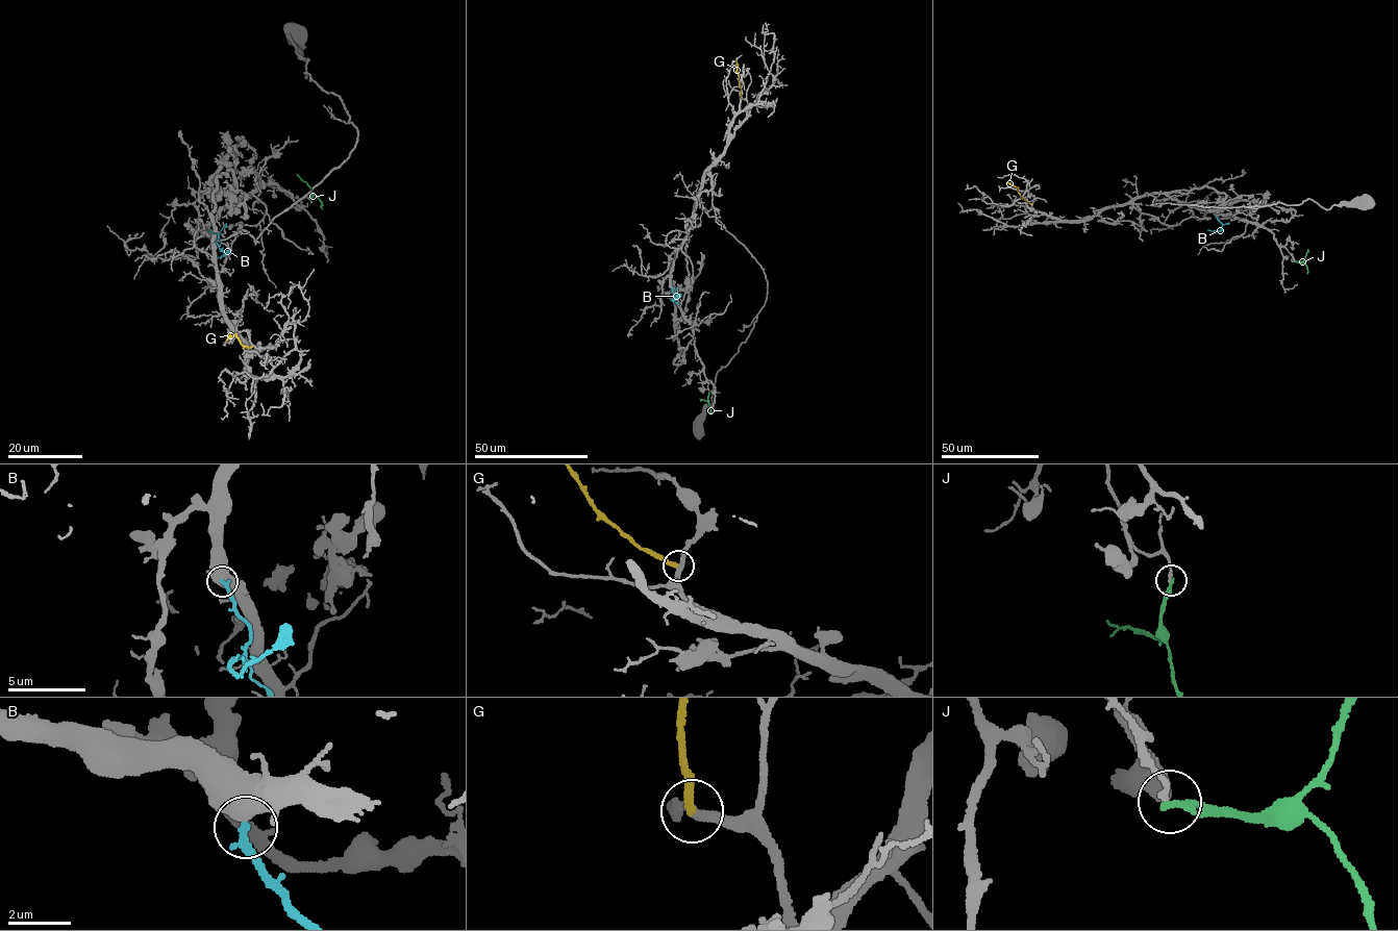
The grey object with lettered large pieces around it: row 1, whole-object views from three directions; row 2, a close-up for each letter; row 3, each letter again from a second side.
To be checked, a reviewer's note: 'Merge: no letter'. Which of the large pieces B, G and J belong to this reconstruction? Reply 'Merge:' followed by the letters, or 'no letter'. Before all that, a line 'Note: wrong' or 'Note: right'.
Note: wrong
Merge: B

